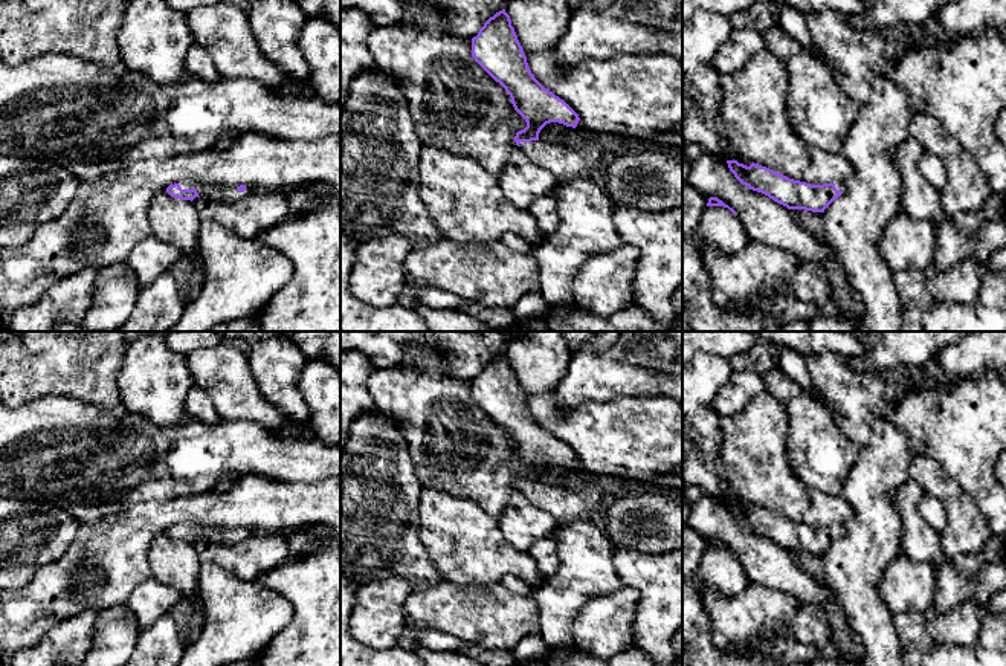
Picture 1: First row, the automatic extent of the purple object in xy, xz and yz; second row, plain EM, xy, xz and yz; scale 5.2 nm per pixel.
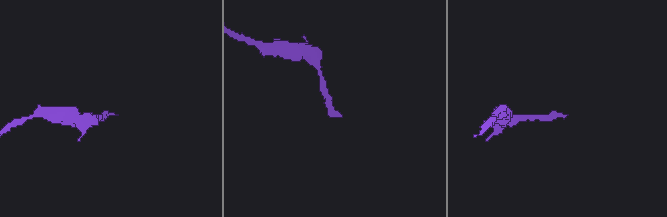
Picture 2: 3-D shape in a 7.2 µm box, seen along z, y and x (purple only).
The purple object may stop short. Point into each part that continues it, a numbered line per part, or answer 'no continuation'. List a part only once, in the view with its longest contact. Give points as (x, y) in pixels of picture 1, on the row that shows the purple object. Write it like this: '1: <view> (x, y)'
1: xy (223, 193)

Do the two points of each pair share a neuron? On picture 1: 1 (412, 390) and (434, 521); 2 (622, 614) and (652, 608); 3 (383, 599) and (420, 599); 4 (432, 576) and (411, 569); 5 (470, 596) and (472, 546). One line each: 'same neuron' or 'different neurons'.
1: different neurons
2: different neurons
3: different neurons
4: same neuron
5: different neurons

